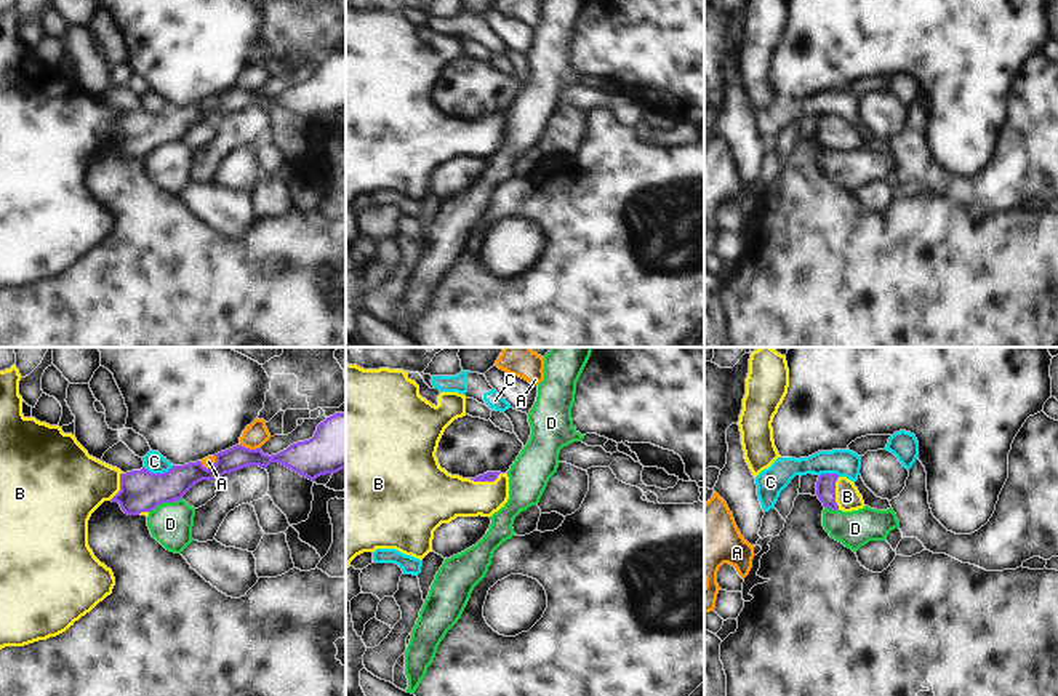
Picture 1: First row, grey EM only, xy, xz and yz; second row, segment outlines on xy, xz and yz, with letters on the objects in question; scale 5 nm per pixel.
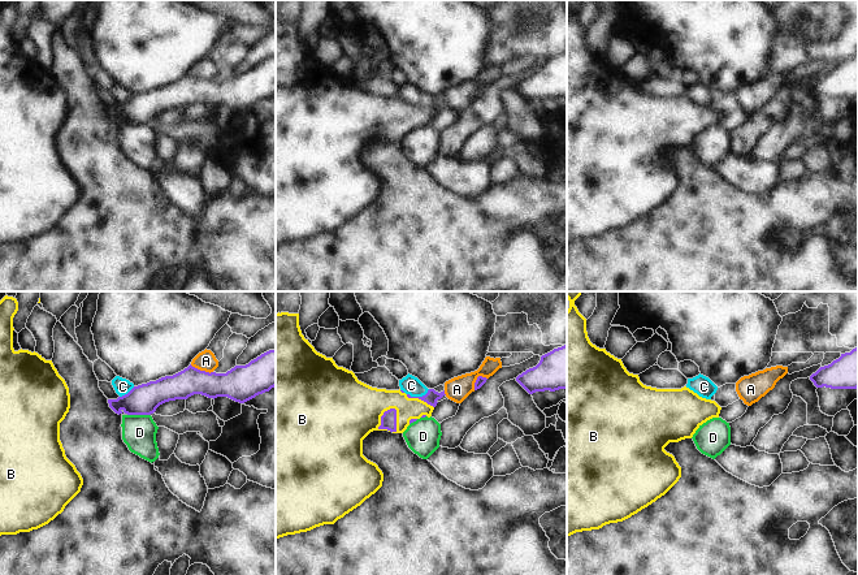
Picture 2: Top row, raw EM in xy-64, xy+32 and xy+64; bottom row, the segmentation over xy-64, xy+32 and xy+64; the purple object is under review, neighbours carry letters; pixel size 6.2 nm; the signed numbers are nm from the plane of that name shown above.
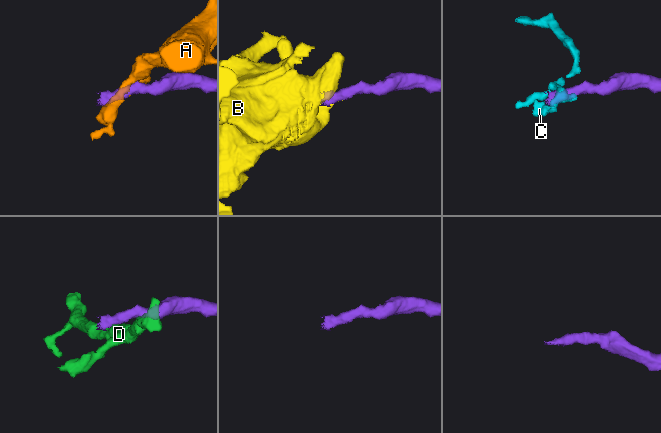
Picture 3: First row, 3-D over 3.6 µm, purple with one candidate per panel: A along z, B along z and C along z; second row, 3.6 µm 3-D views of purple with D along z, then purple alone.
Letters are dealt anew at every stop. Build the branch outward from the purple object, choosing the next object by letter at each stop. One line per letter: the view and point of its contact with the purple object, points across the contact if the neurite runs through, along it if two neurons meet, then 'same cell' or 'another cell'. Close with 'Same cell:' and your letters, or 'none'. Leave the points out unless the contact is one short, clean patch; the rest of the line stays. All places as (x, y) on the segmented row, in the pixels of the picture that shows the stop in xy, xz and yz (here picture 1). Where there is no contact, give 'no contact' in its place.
A: contact xy (248, 448); border xy (240, 444), (260, 448); another cell
B: contact yz (834, 493); way yz (826, 482), (834, 493), (847, 496); same cell
C: contact xy (159, 474); border xy (173, 466), (162, 472), (149, 472), (144, 468); another cell
D: contact xy (164, 501); border xy (180, 498), (160, 503), (149, 512); another cell
Same cell: B

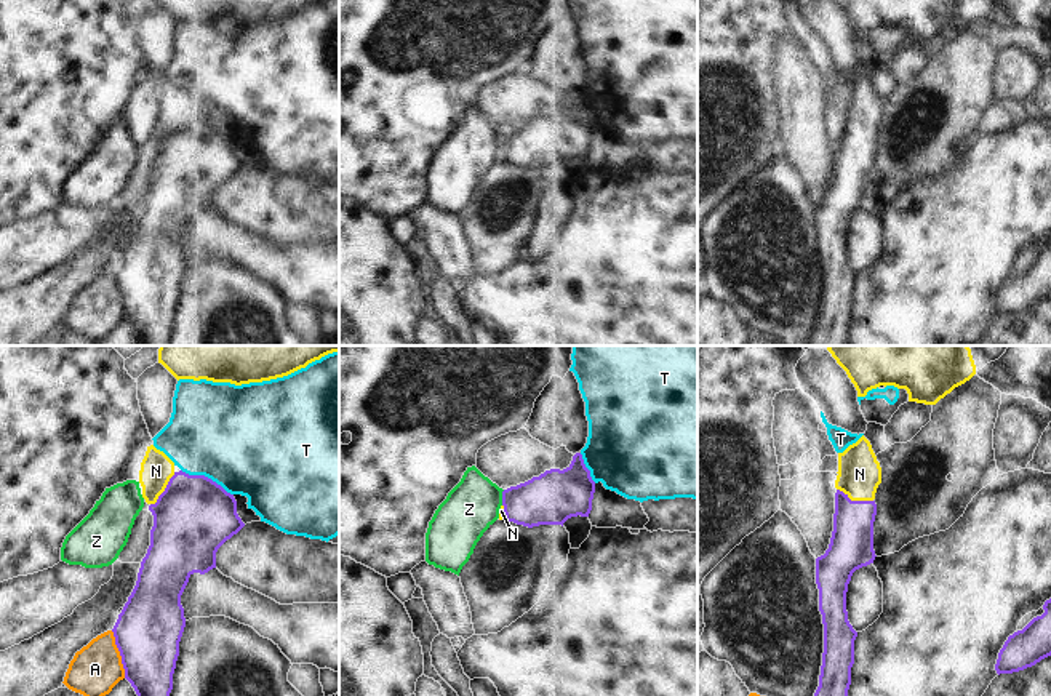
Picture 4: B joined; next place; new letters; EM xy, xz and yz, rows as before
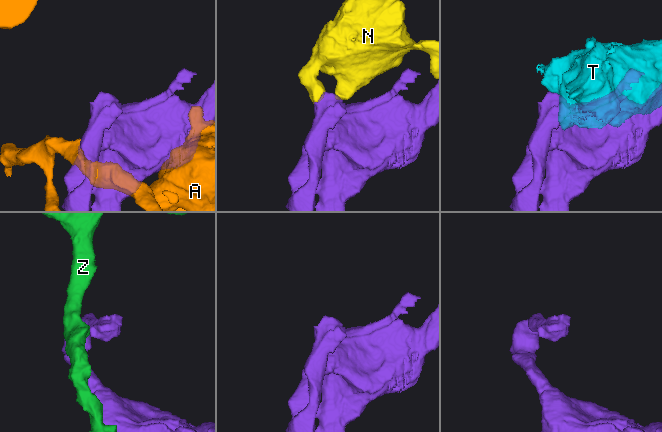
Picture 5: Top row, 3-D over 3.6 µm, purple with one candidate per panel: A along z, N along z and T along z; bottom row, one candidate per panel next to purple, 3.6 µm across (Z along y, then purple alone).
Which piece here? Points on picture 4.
A: contact xy (120, 655); another cell
N: contact yz (855, 501); way yz (851, 546), (855, 501), (859, 474); same cell
T: contact xy (207, 477); another cell
Z: contact xz (503, 498); another cell
Same cell: N

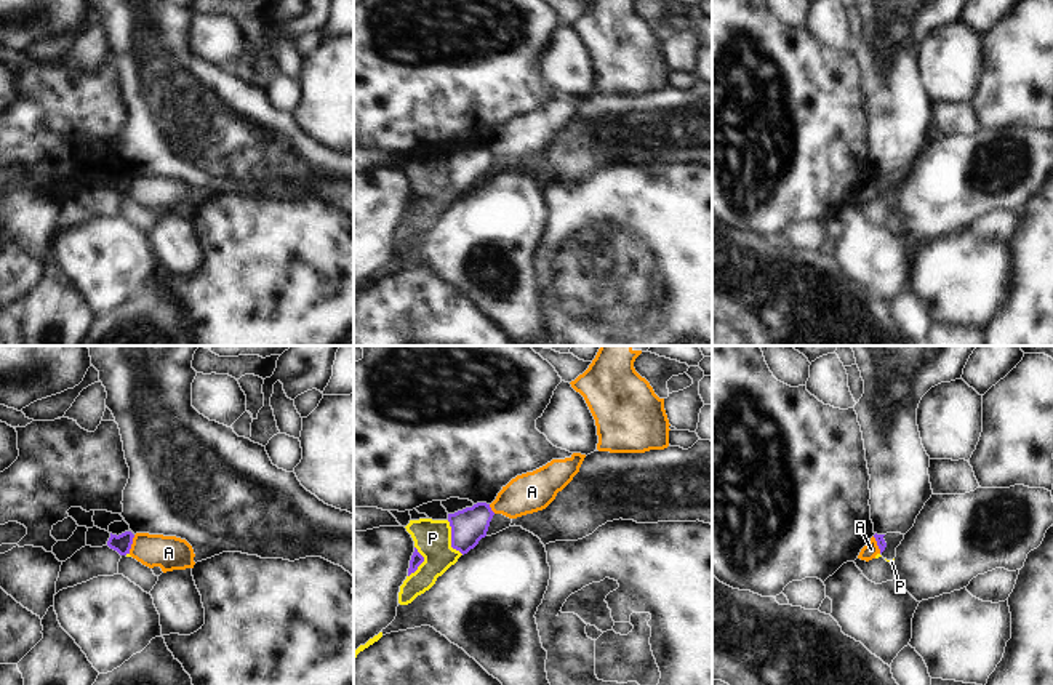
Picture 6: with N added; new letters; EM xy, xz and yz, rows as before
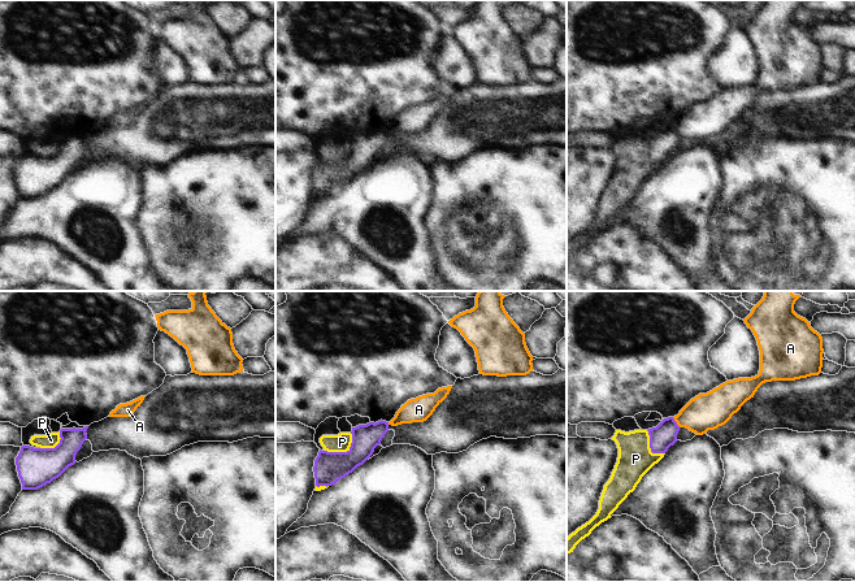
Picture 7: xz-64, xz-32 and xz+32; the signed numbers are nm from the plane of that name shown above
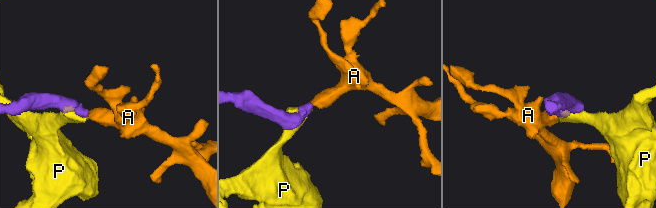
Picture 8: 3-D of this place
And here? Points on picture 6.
A: contact xy (130, 544); border xy (135, 535), (128, 552); another cell
P: contact xz (452, 540); another cell
Same cell: none

